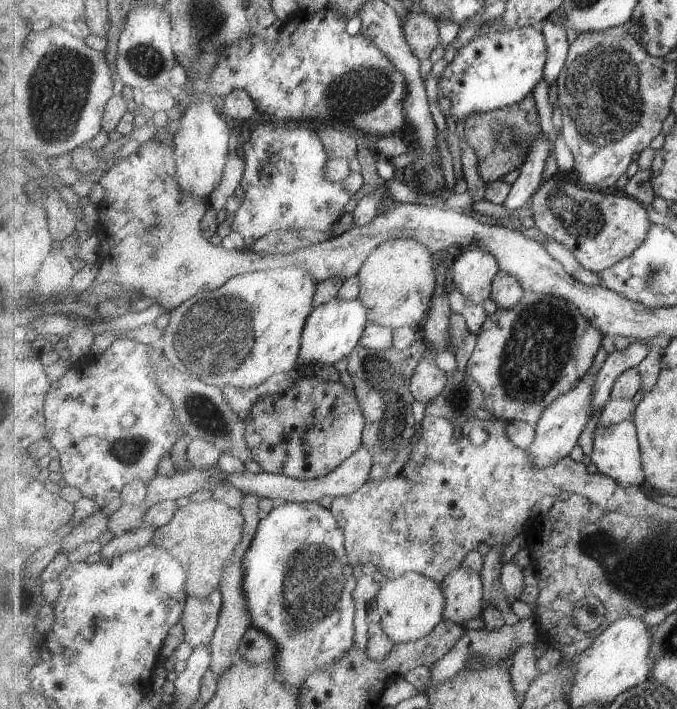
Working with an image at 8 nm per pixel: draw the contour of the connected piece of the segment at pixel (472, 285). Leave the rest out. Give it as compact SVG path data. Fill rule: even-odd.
M479 247L469 248L468 251L452 258L449 267L451 268L452 282L455 290L461 291L461 294L464 294L467 300L470 300L476 305L480 305L485 300L490 299L495 277L500 271L499 263L494 254Z

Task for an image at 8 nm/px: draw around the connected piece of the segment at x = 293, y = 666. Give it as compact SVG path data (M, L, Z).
M282 502L275 507L266 517L263 517L259 523L255 538L251 543L250 549L245 553L244 583L243 590L246 594L247 606L250 612L252 626L258 628L261 632L267 633L278 643L278 653L276 654L276 668L278 669L278 679L288 689L303 690L306 680L310 675L321 673L322 670L329 669L334 664L342 660L354 648L355 642L355 597L354 592L358 584L358 579L353 575L353 566L348 558L346 551L346 534L338 524L338 519L330 511L317 503L294 503Z

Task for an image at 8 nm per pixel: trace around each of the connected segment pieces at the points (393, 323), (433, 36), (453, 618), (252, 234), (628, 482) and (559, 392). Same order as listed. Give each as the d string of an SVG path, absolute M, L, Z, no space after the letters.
M393 239L378 246L357 274L361 283L358 299L368 308L370 322L393 330L404 326L423 329L423 320L430 312L430 302L437 288L435 258L436 254L428 246L411 239Z
M411 9L404 21L404 33L412 53L418 55L421 60L427 60L443 38L436 18L429 13Z
M461 566L440 585L446 595L445 621L465 627L469 620L481 618L486 604L481 574Z
M267 120L251 132L250 139L243 146L246 159L242 180L244 199L234 213L231 230L240 232L249 247L275 231L315 229L329 233L351 200L352 192L343 182L329 182L323 176L327 152L321 137L298 125Z
M626 420L616 425L599 427L596 430L594 451L590 456L596 465L597 472L610 476L624 487L642 487L646 484L646 474L643 470L642 450L638 439L636 424Z
M527 291L517 306L507 310L497 308L488 316L477 334L474 351L467 362L467 374L484 390L486 399L482 408L490 412L493 418L506 423L523 421L536 425L548 406L572 391L586 376L597 352L601 350L603 338L605 335L570 302Z

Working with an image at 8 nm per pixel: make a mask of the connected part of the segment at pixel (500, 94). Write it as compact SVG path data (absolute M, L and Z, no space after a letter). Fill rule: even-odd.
M533 24L531 27L520 29L503 29L486 33L477 32L473 38L461 47L454 59L447 64L437 83L439 98L448 98L451 102L450 113L455 122L464 122L475 113L486 113L506 106L519 104L526 96L531 95L535 87L544 79L544 69L548 59L548 46L543 31Z

